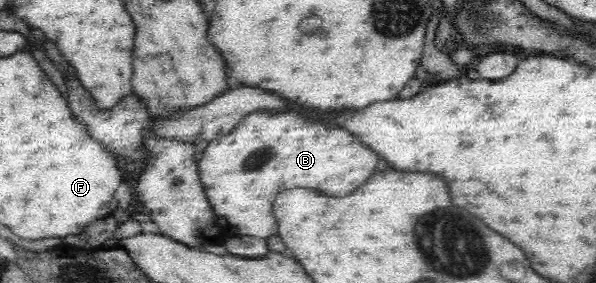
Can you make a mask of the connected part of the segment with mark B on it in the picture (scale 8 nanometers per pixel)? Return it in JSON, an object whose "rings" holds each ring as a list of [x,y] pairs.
{"rings":[[[256,110],[256,114],[244,116],[232,130],[232,134],[214,138],[208,144],[200,160],[200,178],[220,226],[230,226],[232,232],[242,236],[246,234],[268,238],[278,234],[278,224],[272,218],[270,210],[276,194],[282,188],[302,186],[320,190],[328,196],[344,196],[366,182],[366,178],[376,170],[376,162],[376,154],[372,154],[372,150],[368,150],[364,142],[356,142],[356,138],[352,138],[348,130],[340,130],[336,126],[320,126],[320,122],[304,122],[300,114],[268,114],[268,110]]]}

